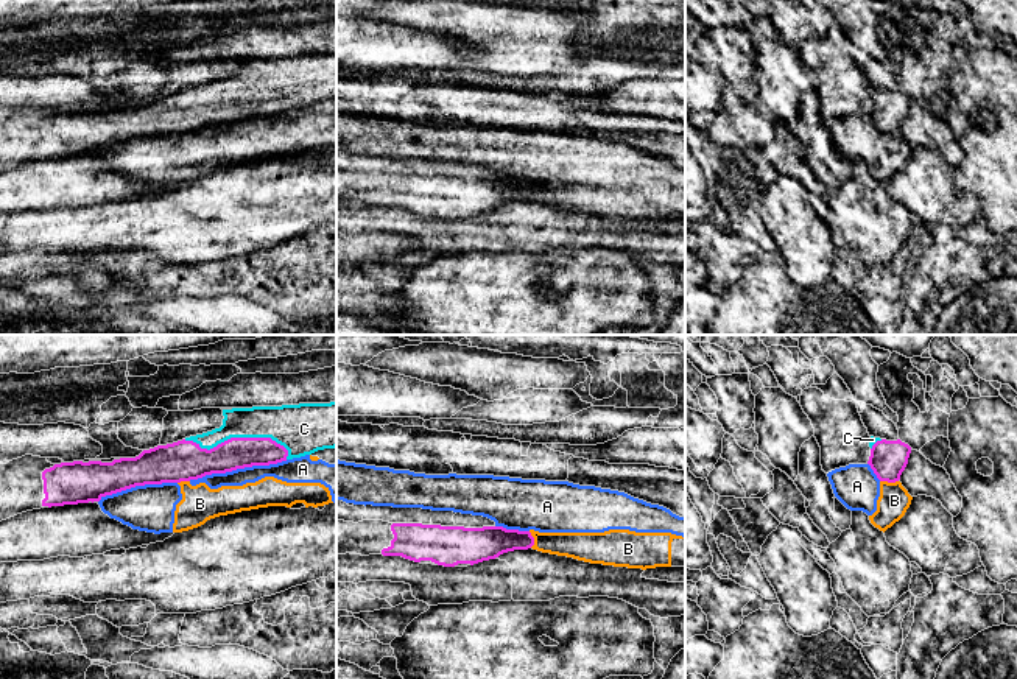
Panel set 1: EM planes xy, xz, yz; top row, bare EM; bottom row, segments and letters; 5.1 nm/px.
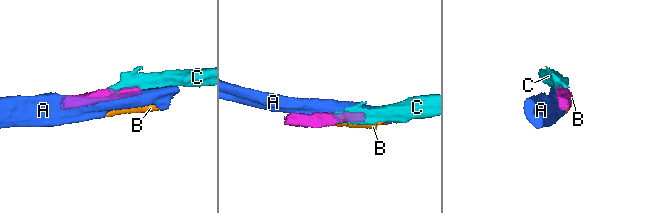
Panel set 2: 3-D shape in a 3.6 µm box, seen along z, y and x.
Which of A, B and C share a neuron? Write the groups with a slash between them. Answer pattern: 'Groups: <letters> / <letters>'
Groups: A B / C

